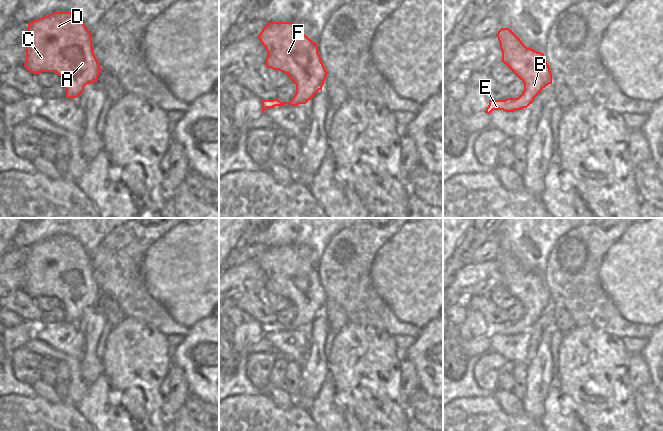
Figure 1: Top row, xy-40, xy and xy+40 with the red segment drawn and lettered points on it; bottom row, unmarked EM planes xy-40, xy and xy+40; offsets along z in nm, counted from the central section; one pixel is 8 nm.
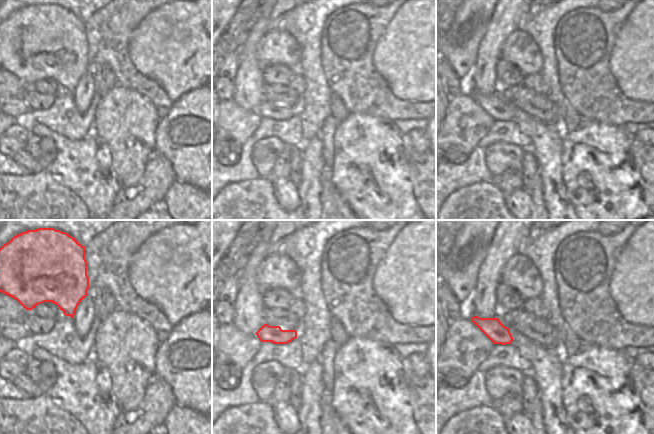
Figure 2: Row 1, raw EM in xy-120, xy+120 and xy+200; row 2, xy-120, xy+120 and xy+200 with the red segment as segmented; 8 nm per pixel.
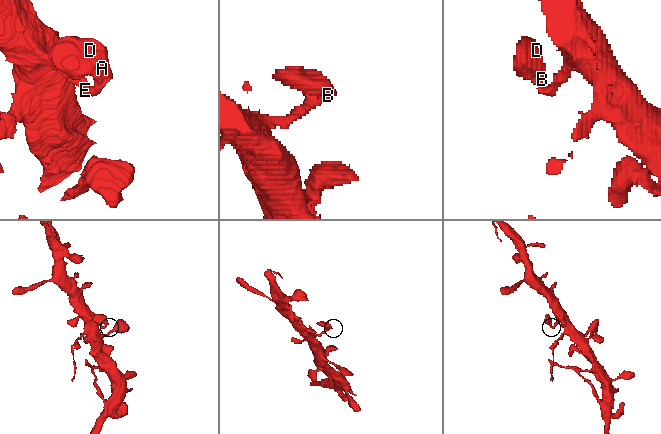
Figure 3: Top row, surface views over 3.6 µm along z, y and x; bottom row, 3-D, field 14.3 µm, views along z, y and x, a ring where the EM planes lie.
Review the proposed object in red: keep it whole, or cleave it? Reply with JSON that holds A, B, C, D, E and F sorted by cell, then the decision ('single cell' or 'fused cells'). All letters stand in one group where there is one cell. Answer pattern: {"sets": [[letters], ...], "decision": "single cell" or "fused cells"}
{"sets": [["A", "B", "C", "D", "F"], ["E"]], "decision": "fused cells"}

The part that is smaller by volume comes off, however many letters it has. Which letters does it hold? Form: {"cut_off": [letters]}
{"cut_off": ["A", "B", "C", "D", "F"]}

